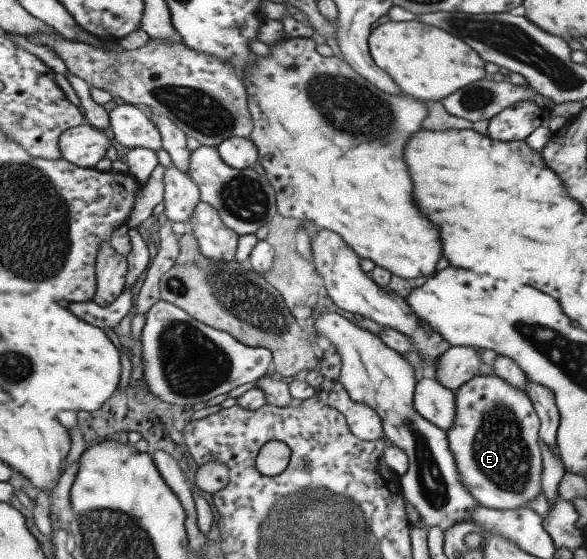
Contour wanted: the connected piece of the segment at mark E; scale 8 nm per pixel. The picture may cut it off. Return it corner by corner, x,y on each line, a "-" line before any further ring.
489,370
472,376
454,390
454,424
444,430
448,439
448,449
454,457
454,466
464,490
470,493
476,504
493,510
515,510
525,508
526,502
543,492
540,486
540,447
538,446
539,418
528,395
516,390
508,382

